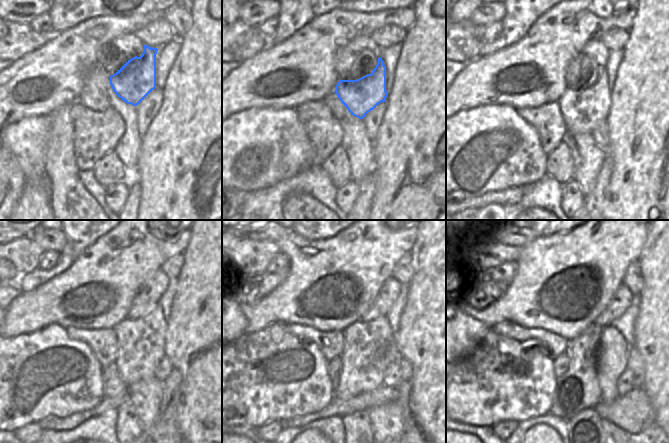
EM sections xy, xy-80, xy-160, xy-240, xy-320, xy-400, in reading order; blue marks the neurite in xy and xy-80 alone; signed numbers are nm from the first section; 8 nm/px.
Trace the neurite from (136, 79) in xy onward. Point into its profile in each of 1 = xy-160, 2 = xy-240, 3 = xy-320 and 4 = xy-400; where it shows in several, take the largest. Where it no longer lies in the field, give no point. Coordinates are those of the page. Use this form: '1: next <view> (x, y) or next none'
1: next xy-160 (582, 110)
2: next xy-240 (139, 343)
3: next xy-320 (363, 356)
4: next xy-400 (577, 389)

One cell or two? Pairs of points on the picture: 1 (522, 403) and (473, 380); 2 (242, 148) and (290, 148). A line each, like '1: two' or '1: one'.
1: one
2: one

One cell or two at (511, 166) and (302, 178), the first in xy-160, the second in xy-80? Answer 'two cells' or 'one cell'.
two cells

